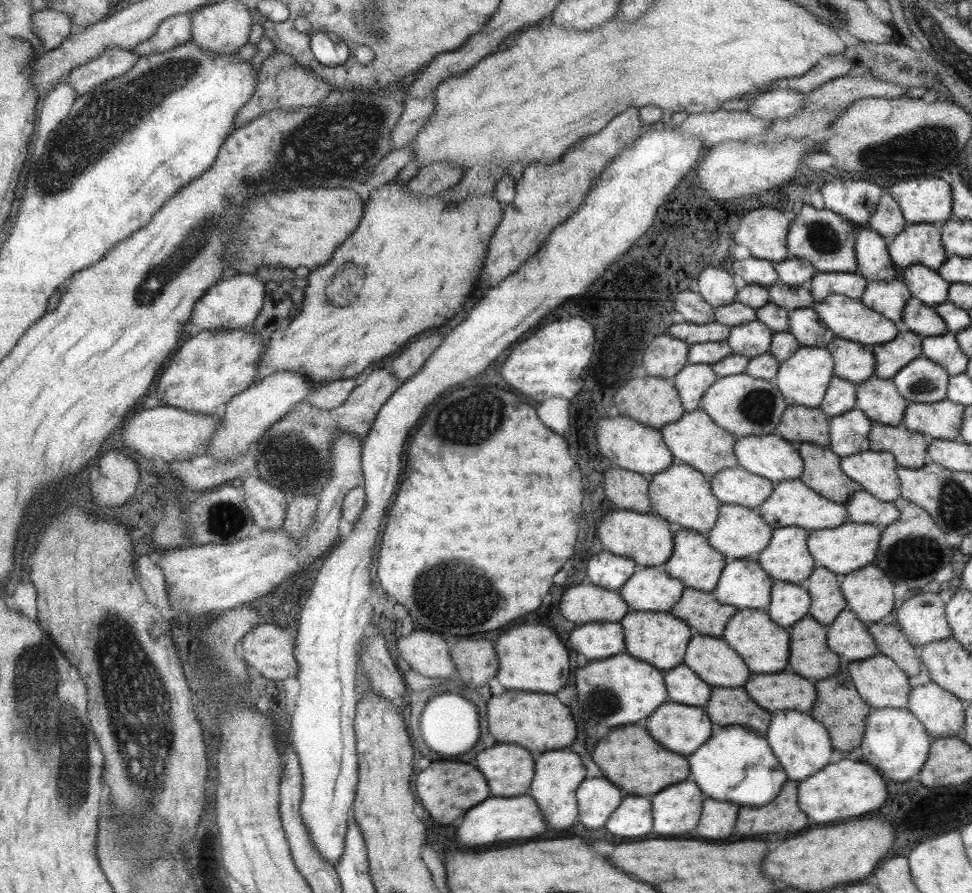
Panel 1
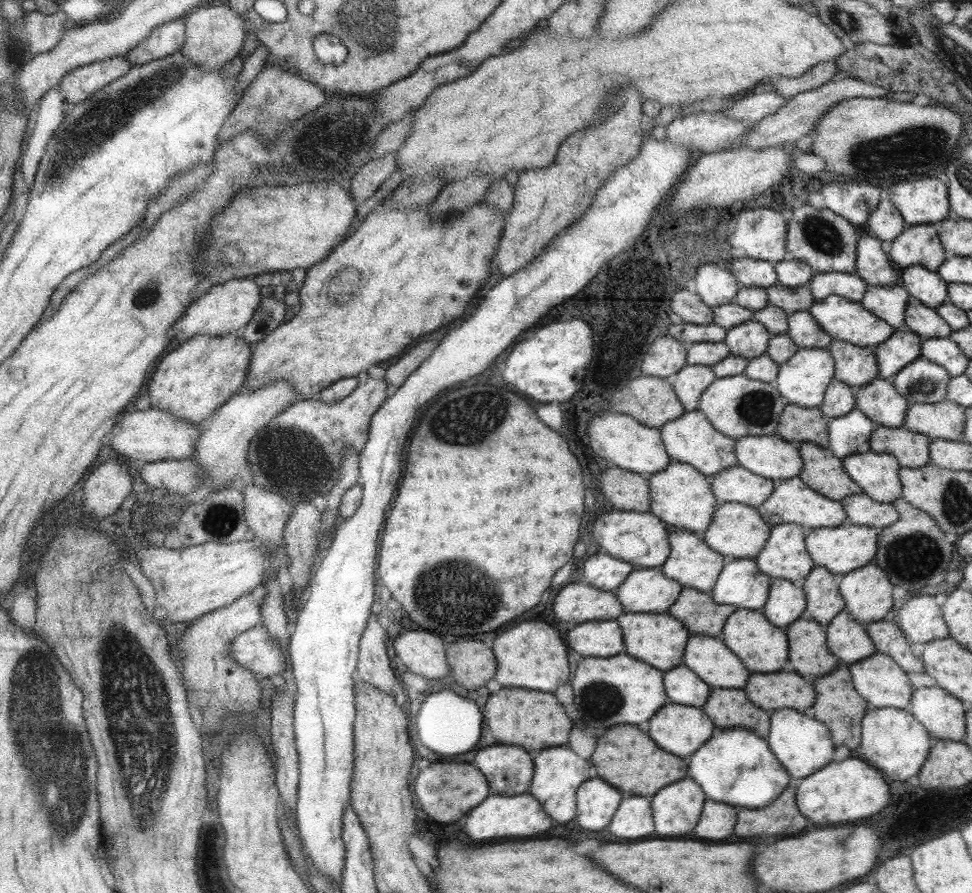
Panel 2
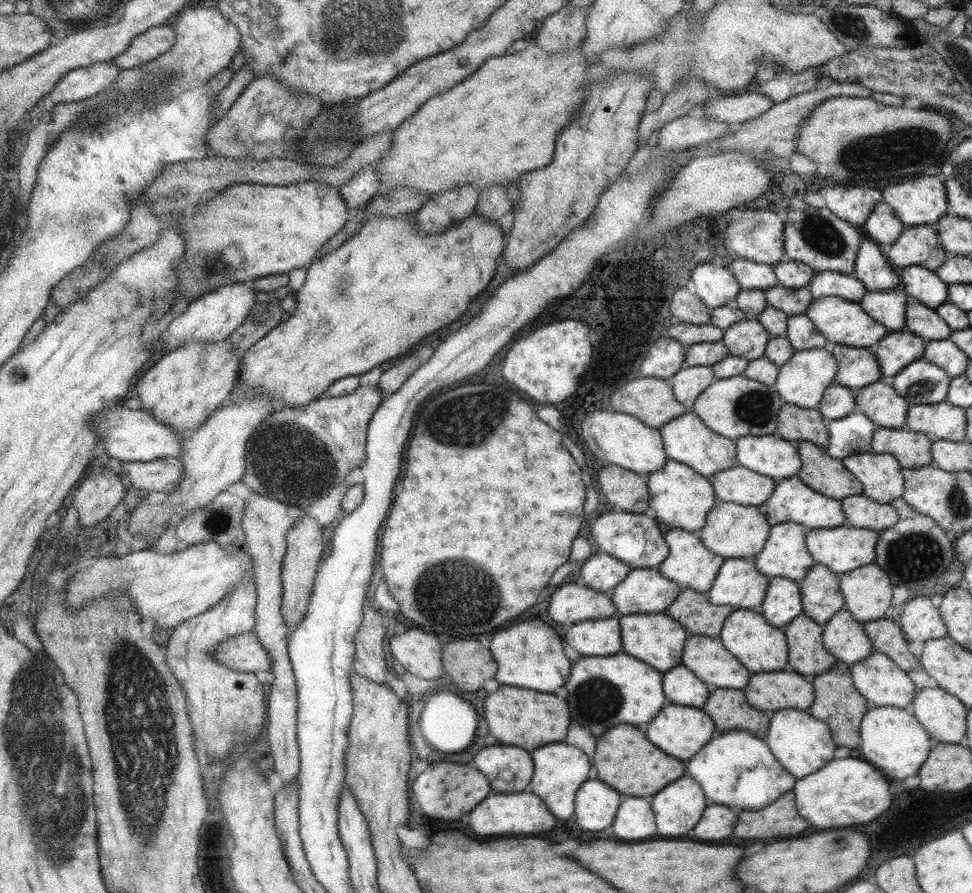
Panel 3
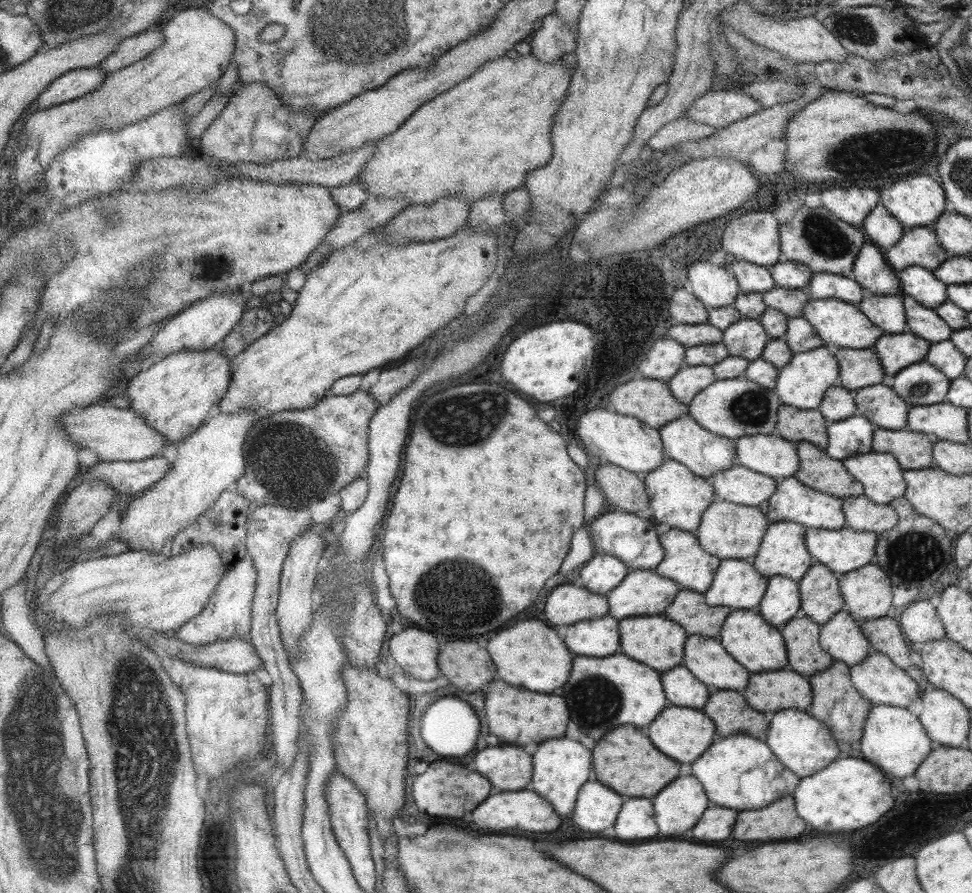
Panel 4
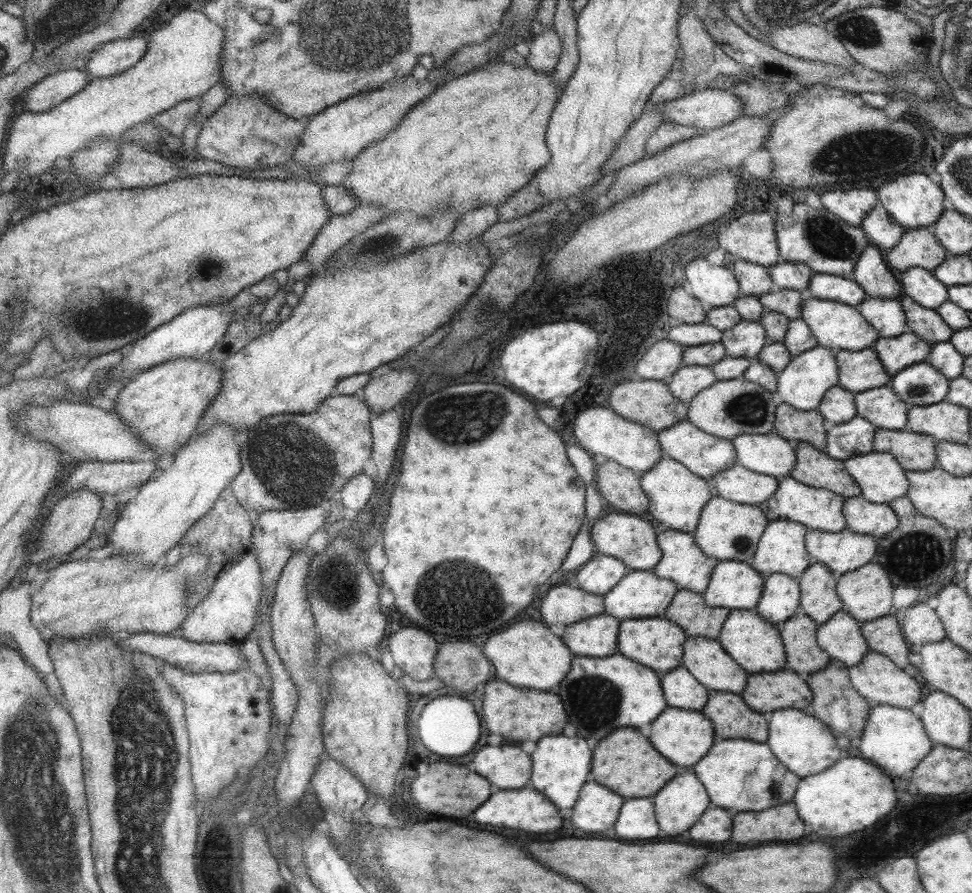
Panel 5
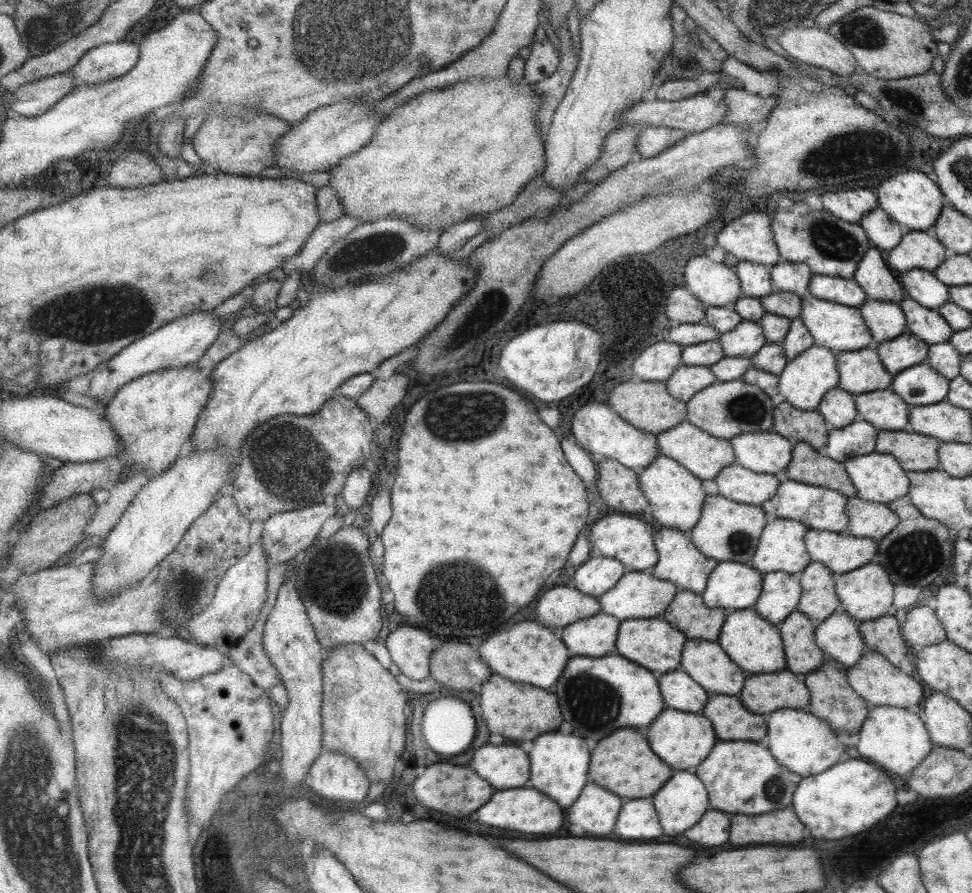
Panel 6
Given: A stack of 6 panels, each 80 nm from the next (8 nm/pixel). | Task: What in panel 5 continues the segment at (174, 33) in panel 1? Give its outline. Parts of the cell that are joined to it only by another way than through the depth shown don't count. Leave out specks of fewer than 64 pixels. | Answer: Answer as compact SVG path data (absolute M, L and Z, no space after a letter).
M119 38L98 46L84 62L86 75L92 79L115 76L131 68L143 56L147 38Z

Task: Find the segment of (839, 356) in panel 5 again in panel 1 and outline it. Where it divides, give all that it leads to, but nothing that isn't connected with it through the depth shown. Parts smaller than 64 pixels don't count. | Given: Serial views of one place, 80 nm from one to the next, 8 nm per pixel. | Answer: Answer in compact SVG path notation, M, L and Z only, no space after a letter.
M834 337L826 350L832 357L833 376L857 384L874 376L875 358L869 345Z

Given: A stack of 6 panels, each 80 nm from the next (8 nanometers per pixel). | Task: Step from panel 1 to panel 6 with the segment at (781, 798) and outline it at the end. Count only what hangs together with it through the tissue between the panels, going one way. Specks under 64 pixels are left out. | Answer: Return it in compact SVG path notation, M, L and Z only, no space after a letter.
M791 806L761 816L731 816L729 842L743 844L795 844L803 836L803 824Z

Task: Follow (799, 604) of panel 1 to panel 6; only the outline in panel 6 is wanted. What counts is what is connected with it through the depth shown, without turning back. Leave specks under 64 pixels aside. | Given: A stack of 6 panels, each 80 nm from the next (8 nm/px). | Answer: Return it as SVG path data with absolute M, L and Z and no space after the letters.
M783 571L762 575L762 587L753 609L768 623L779 623L796 609L801 594L799 573Z

